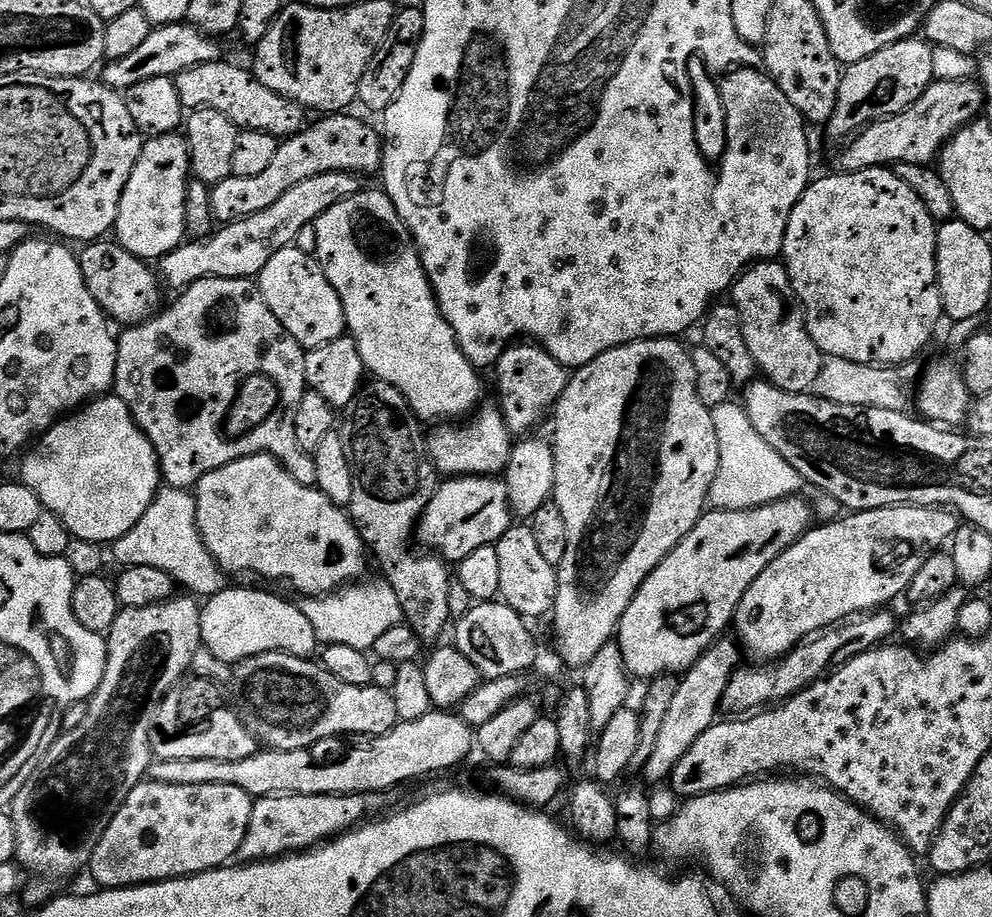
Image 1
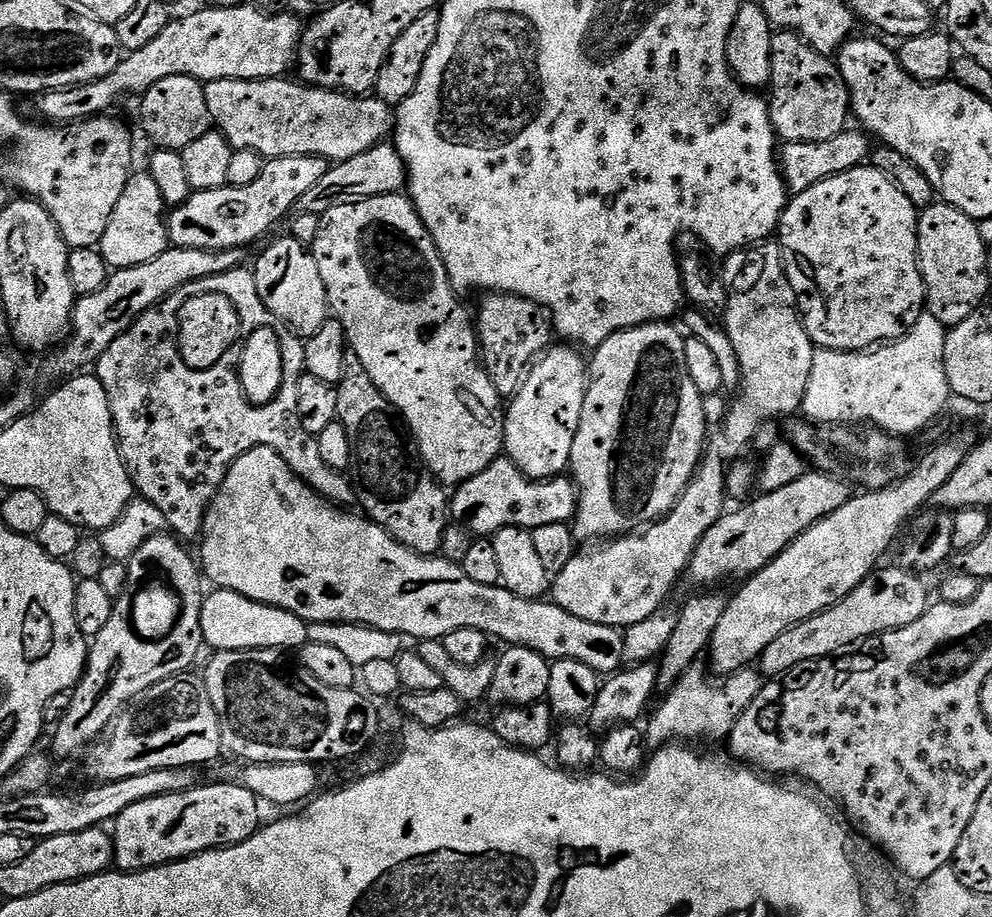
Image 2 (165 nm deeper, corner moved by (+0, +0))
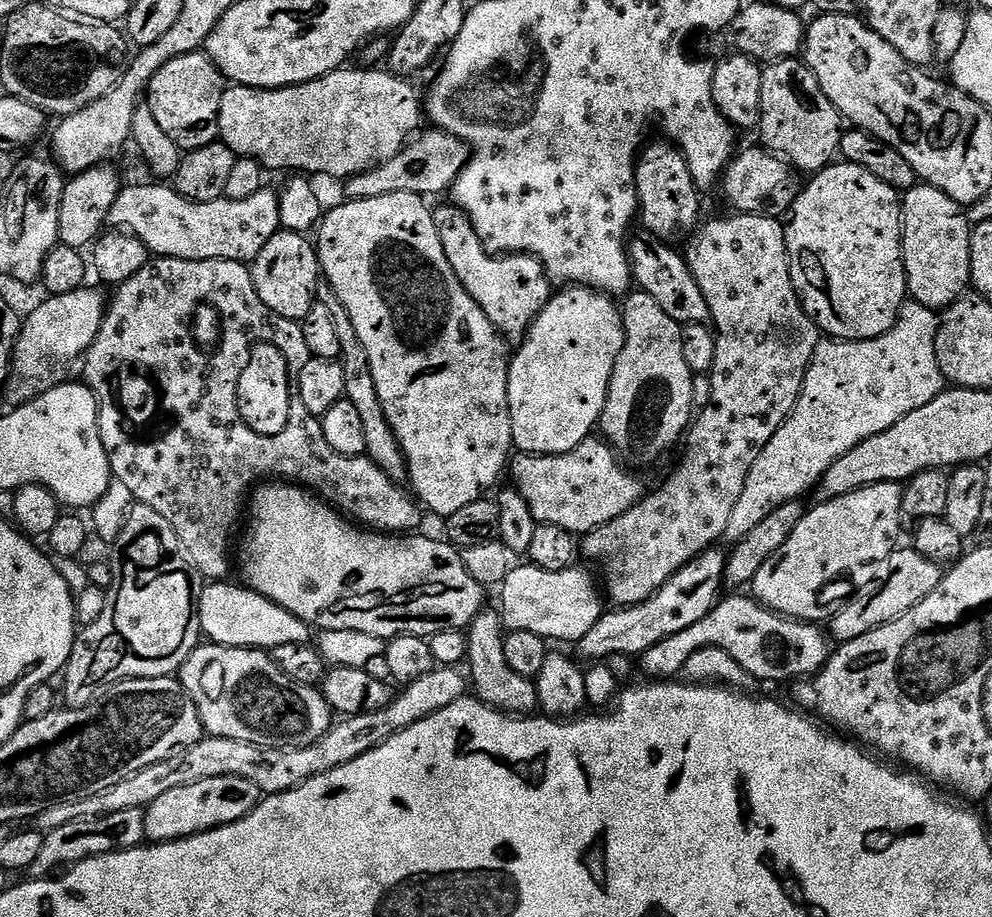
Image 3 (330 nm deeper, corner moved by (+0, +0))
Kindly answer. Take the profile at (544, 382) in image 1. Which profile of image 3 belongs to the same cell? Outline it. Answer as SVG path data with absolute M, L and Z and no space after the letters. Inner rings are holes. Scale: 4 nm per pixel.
M437 207L432 217L438 226L438 238L442 238L442 250L446 250L446 262L450 262L450 270L454 270L466 294L470 294L470 298L482 306L486 318L494 322L505 341L512 346L523 344L532 323L554 295L554 285L544 271L542 262L527 254L487 252L467 214L461 208L447 207Z

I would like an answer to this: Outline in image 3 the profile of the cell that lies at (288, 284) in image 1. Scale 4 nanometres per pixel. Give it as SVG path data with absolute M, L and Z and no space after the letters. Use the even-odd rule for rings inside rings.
M283 230L276 232L274 238L266 242L262 254L251 261L250 271L258 298L262 298L264 305L282 318L299 322L317 304L316 288L322 282L320 258L315 243L307 235Z

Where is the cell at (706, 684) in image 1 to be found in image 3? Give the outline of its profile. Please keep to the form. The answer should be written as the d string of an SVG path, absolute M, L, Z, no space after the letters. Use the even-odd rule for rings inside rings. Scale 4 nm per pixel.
M899 483L871 484L845 496L809 507L794 534L751 580L750 592L761 604L791 620L819 621L820 595L835 580L852 583L853 589L870 583L885 558L898 547L904 489Z

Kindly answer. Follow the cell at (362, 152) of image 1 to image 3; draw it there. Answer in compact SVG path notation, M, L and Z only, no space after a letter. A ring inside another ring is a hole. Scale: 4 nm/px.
M164 182L121 187L108 215L113 229L127 230L148 247L153 257L173 256L175 260L233 260L248 264L262 254L266 242L281 231L277 189L265 186L251 198L194 202Z

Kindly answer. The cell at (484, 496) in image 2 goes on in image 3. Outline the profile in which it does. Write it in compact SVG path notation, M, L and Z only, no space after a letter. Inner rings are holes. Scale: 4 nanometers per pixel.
M600 438L583 440L578 447L557 456L531 456L528 452L513 455L510 460L511 483L526 498L530 514L534 514L537 524L562 526L562 530L573 534L587 534L598 526L606 526L614 518L626 514L645 495L646 487L625 465L621 457L612 450L611 444Z

